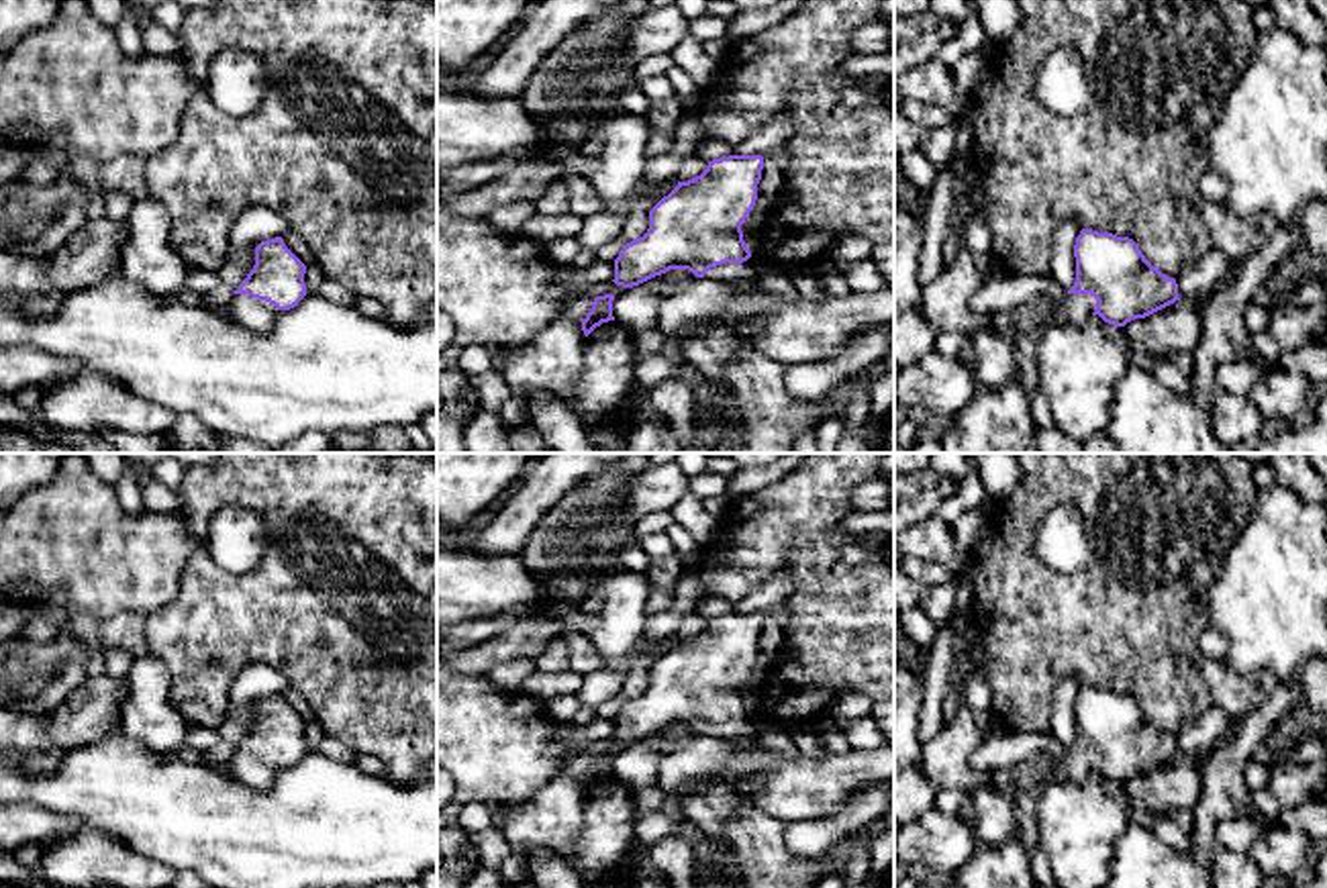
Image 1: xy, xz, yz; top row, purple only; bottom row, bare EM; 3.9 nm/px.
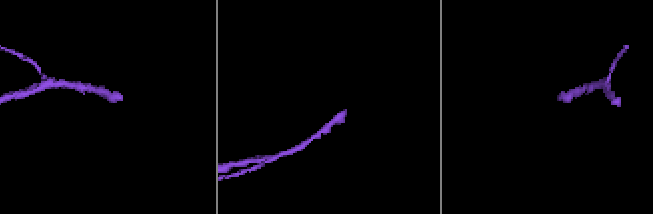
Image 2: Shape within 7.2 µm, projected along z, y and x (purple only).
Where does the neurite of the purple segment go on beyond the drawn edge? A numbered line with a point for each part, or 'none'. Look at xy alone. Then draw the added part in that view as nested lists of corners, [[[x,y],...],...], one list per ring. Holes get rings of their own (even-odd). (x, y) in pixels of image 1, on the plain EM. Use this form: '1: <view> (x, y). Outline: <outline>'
1: xy (250, 770). Outline: [[[227,751],[223,770],[239,784],[263,792],[272,786],[278,766],[247,751]]]

